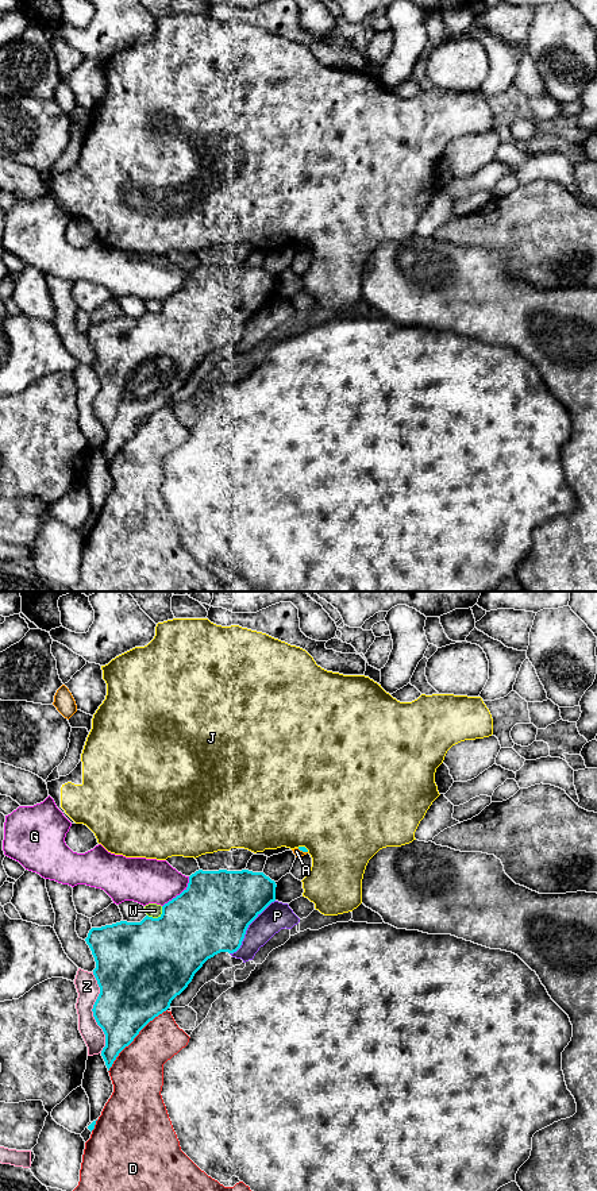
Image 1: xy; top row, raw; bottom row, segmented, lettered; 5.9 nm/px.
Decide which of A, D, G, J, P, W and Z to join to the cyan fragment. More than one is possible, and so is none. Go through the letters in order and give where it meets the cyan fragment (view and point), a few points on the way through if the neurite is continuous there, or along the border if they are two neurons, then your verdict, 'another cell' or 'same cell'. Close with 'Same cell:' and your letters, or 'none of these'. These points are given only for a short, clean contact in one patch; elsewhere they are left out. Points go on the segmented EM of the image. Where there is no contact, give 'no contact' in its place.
A: meets cyan in xy at (303, 851); border along xy (297, 848), (307, 852); another cell
D: meets cyan in xy at (134, 1037); another cell
G: meets cyan in xy at (180, 894); another cell
J: meets cyan in xy at (303, 847); another cell
P: meets cyan in xy at (247, 927); another cell
W: meets cyan in xy at (158, 917); another cell
Z: meets cyan in xy at (93, 1013); another cell
Same cell: none of these

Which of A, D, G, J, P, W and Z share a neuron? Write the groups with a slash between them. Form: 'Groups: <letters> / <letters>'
Groups: A / D / G / J / P / W / Z

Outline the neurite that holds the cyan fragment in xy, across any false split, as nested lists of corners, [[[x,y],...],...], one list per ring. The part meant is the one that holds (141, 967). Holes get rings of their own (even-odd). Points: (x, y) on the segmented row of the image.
[[[199,870],[189,876],[188,887],[162,906],[162,914],[158,918],[146,916],[140,922],[120,921],[89,930],[85,941],[96,961],[93,975],[100,987],[92,1011],[105,1034],[101,1056],[108,1071],[139,1032],[170,1007],[172,1001],[188,987],[208,959],[220,952],[234,953],[240,948],[249,925],[276,901],[276,887],[276,882],[263,872]]]

